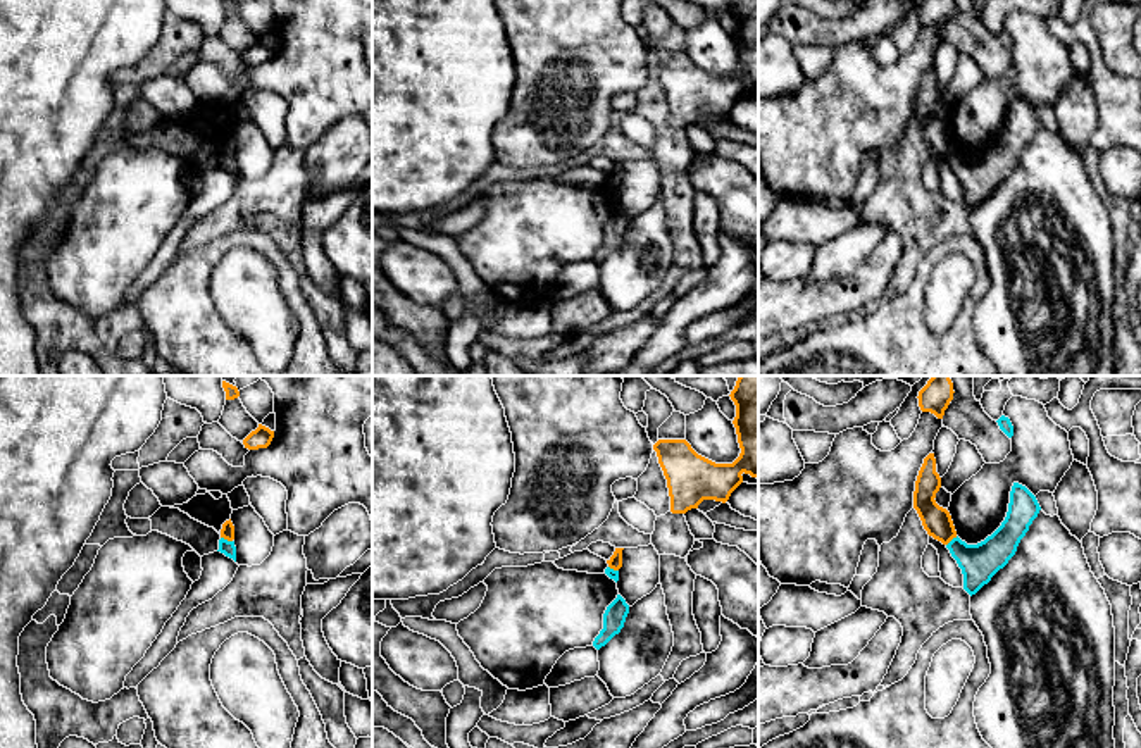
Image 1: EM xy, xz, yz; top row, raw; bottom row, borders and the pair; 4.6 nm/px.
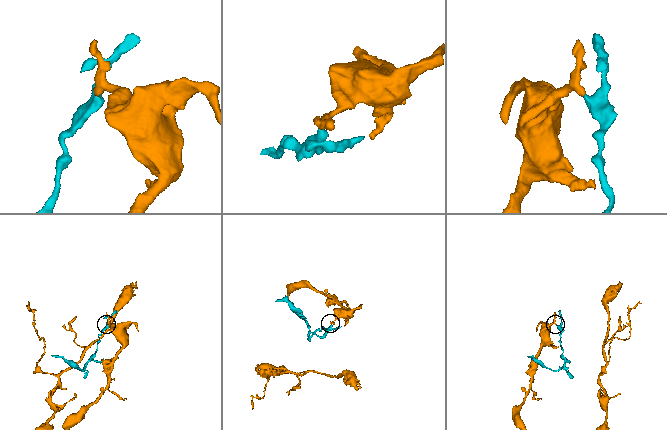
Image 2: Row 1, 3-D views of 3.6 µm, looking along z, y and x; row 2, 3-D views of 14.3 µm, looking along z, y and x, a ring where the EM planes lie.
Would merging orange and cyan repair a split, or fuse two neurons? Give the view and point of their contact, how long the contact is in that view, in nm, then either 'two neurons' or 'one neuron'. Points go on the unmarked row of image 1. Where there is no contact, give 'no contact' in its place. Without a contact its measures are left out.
contact xy (226, 152); length 60 nm; two neurons

